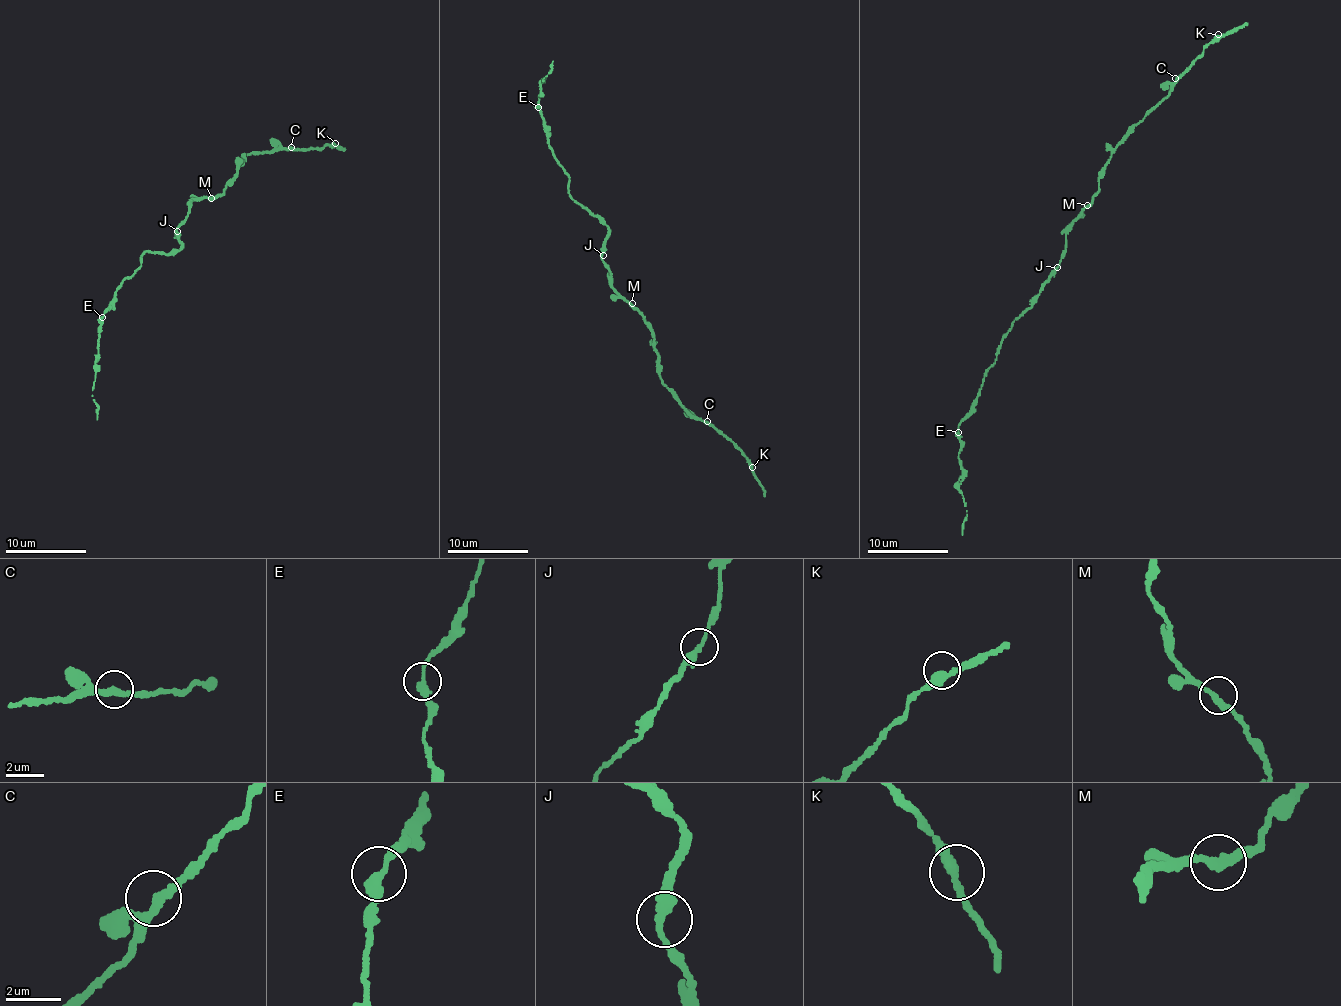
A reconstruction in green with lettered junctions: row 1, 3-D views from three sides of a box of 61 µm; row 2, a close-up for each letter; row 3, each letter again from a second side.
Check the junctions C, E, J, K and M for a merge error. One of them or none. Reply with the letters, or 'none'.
E

